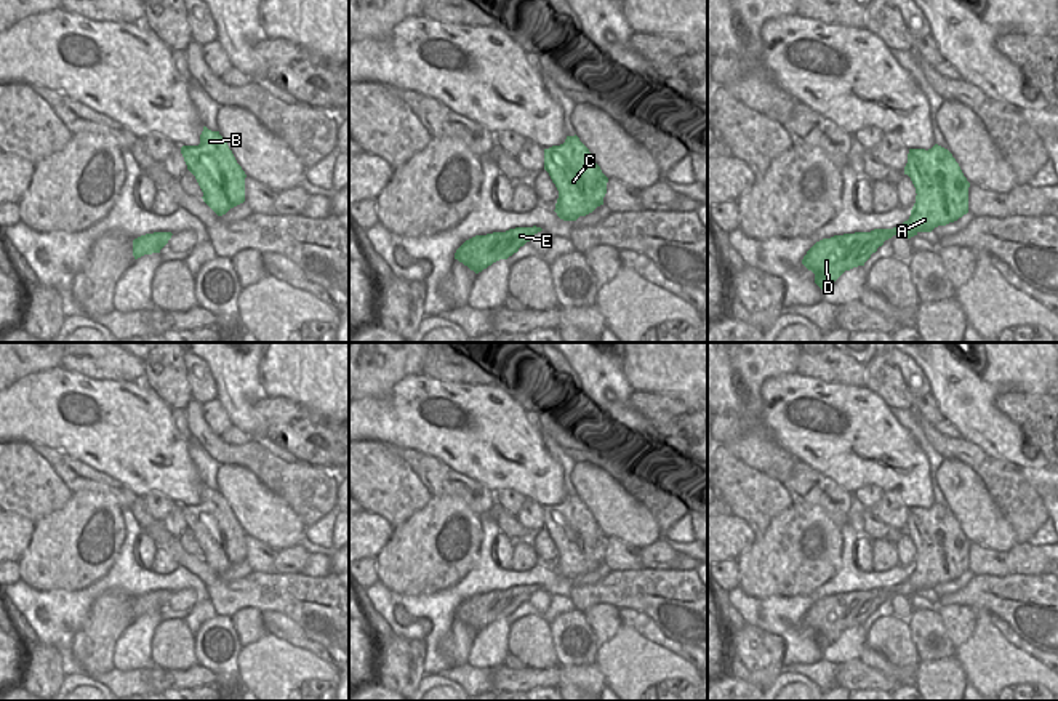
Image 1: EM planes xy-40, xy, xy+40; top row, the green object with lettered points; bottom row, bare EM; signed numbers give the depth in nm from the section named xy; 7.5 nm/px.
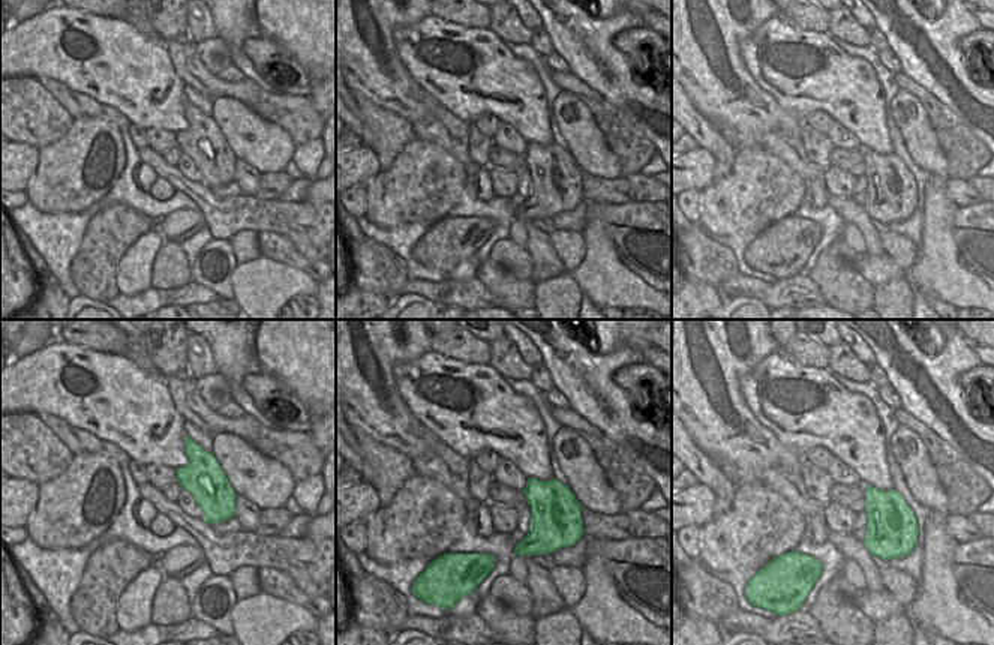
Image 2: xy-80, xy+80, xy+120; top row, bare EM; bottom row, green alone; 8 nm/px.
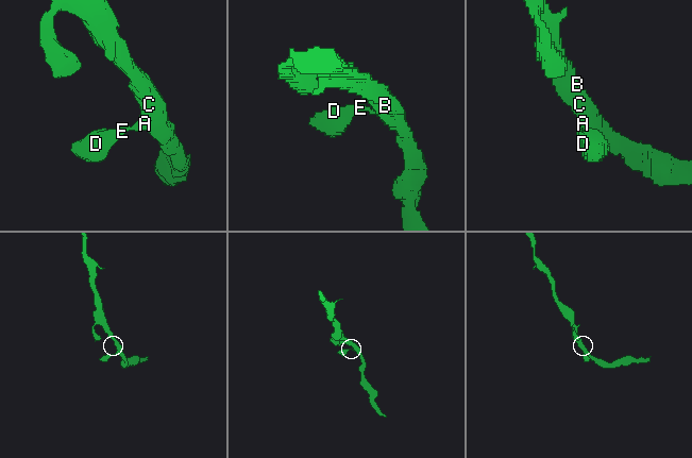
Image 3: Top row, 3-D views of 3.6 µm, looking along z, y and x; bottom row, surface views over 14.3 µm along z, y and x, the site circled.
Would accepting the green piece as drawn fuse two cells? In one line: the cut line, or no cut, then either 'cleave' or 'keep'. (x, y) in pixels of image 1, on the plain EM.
cut none; keep

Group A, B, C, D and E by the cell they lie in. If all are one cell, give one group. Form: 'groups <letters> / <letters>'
groups A B C D E

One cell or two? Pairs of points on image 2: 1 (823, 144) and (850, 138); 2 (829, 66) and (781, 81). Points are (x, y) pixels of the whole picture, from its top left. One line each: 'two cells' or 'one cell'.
1: two cells
2: one cell

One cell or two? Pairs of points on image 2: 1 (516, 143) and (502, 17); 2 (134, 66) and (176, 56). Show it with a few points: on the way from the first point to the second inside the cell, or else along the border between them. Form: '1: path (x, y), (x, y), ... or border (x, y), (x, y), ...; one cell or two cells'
1: border (488, 29), (504, 42); two cells
2: border (164, 42), (171, 66), (185, 84); two cells

